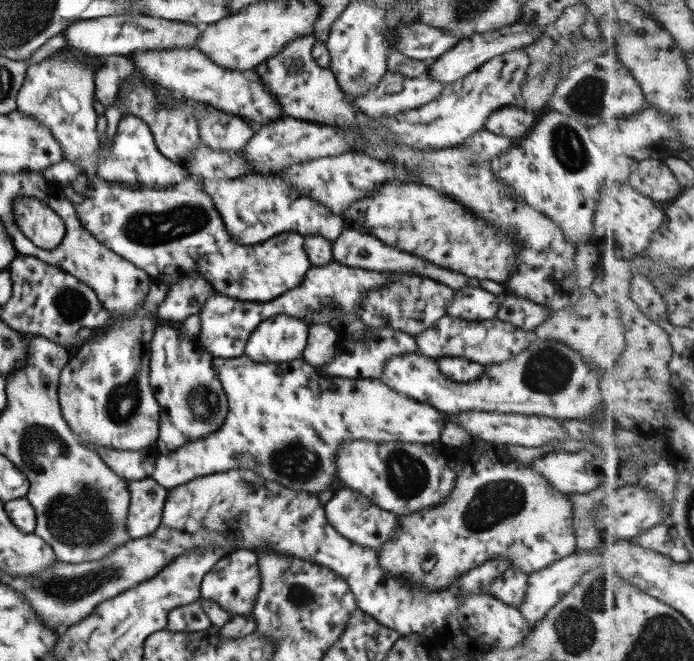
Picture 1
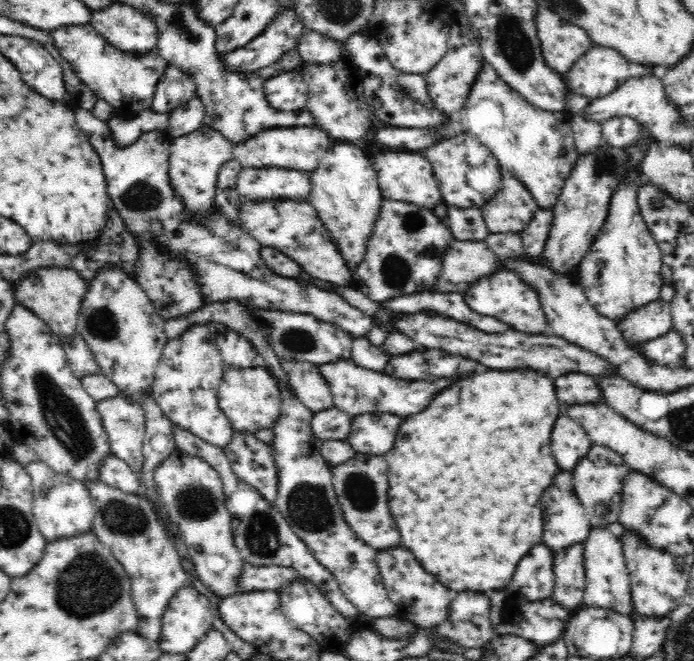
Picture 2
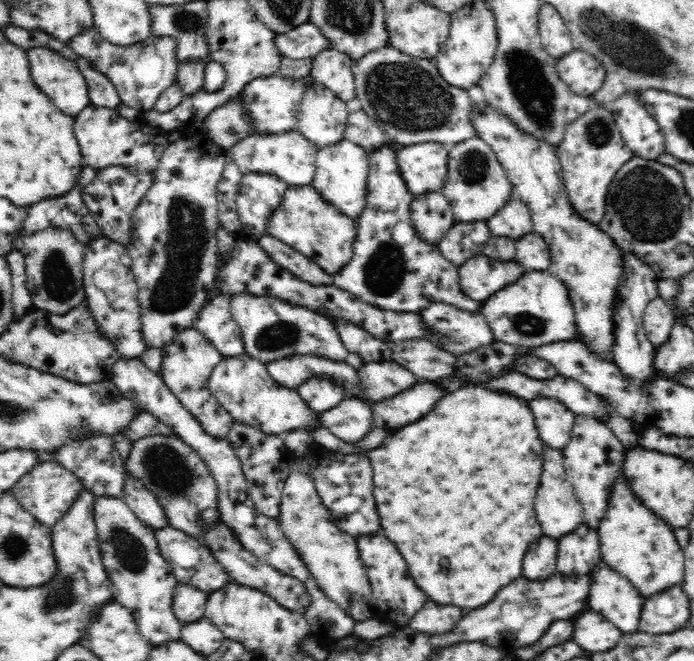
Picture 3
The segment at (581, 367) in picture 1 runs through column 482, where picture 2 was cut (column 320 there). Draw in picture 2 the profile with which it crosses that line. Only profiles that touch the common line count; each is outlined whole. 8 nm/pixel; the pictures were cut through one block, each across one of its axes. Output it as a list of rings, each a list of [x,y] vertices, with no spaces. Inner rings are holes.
[[[279,359],[293,393],[312,413],[335,406],[332,391],[318,365],[296,359]]]

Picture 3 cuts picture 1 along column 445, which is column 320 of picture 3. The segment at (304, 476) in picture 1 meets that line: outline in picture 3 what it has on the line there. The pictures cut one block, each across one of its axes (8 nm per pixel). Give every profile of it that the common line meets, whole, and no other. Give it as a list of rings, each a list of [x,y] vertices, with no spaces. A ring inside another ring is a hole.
[[[246,353],[235,357],[223,357],[208,378],[209,390],[226,409],[233,421],[259,428],[269,435],[282,435],[292,430],[311,432],[321,424],[319,413],[310,409],[297,389],[276,383],[268,374],[266,365]]]

